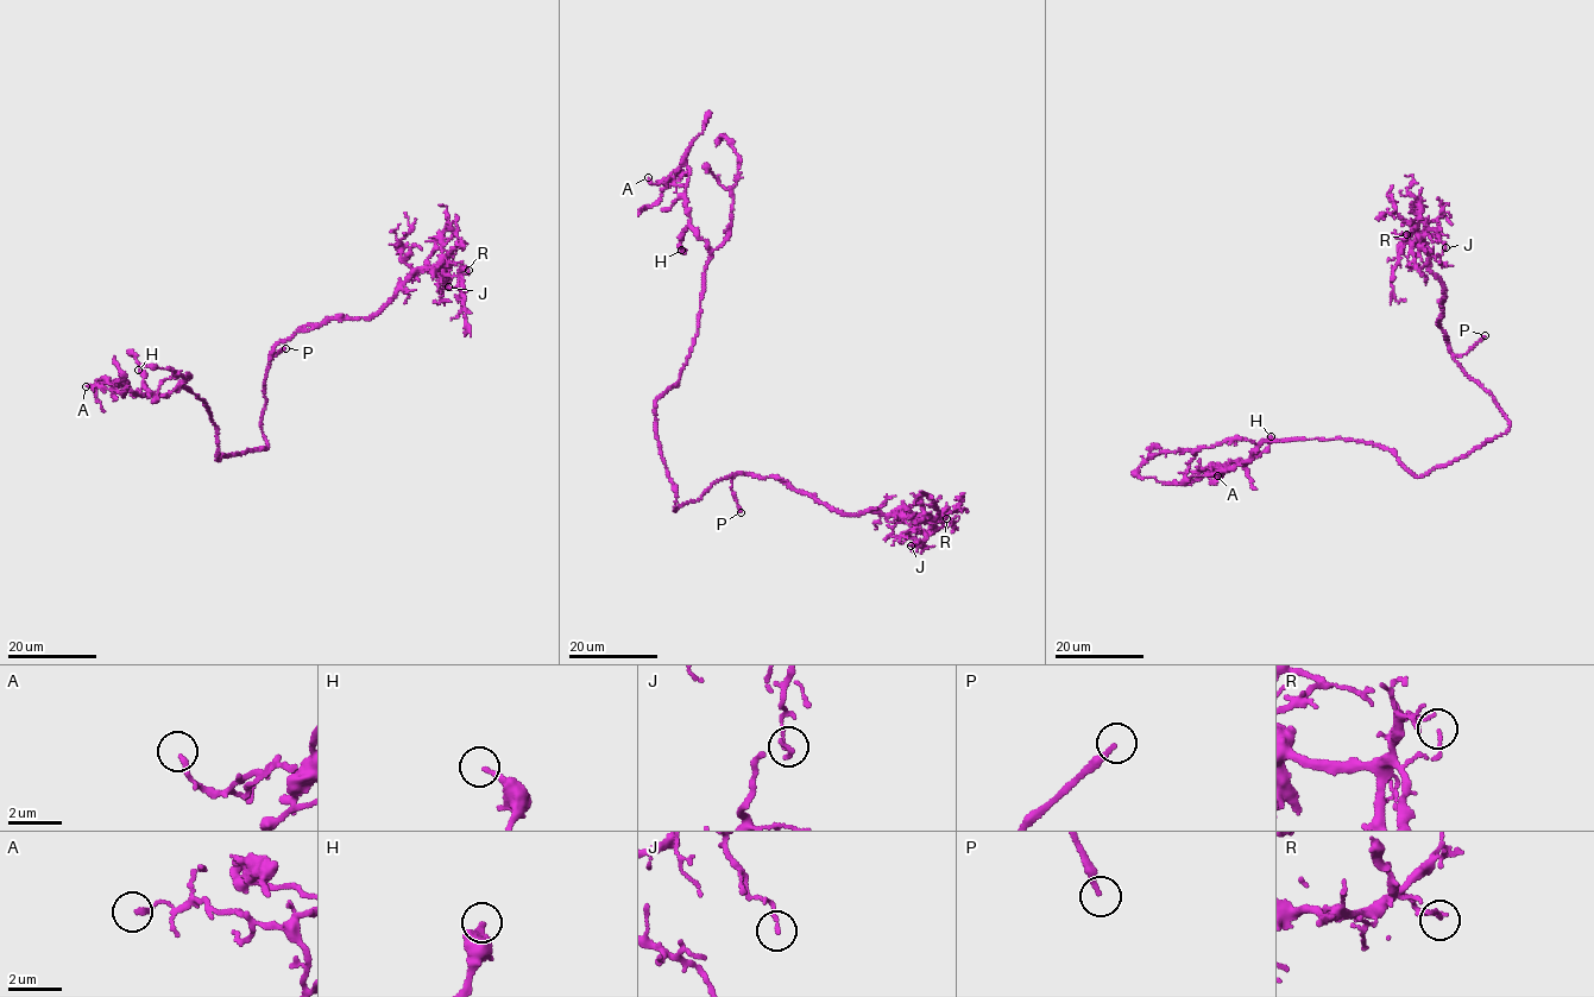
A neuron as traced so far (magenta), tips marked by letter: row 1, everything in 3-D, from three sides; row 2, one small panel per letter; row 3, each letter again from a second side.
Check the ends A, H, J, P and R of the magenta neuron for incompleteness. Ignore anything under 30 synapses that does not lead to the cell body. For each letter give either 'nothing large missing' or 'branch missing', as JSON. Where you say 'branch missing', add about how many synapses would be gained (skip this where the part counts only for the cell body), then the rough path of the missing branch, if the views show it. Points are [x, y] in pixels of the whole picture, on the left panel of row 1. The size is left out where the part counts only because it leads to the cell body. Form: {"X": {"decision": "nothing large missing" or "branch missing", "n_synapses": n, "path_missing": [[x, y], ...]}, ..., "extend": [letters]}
{"A": {"decision": "nothing large missing"}, "H": {"decision": "nothing large missing"}, "J": {"decision": "nothing large missing"}, "P": {"decision": "branch missing", "path_missing": [[285, 348], [350, 301], [422, 276], [447, 219], [468, 220], [478, 227], [479, 239]]}, "R": {"decision": "nothing large missing"}, "extend": ["P"]}

